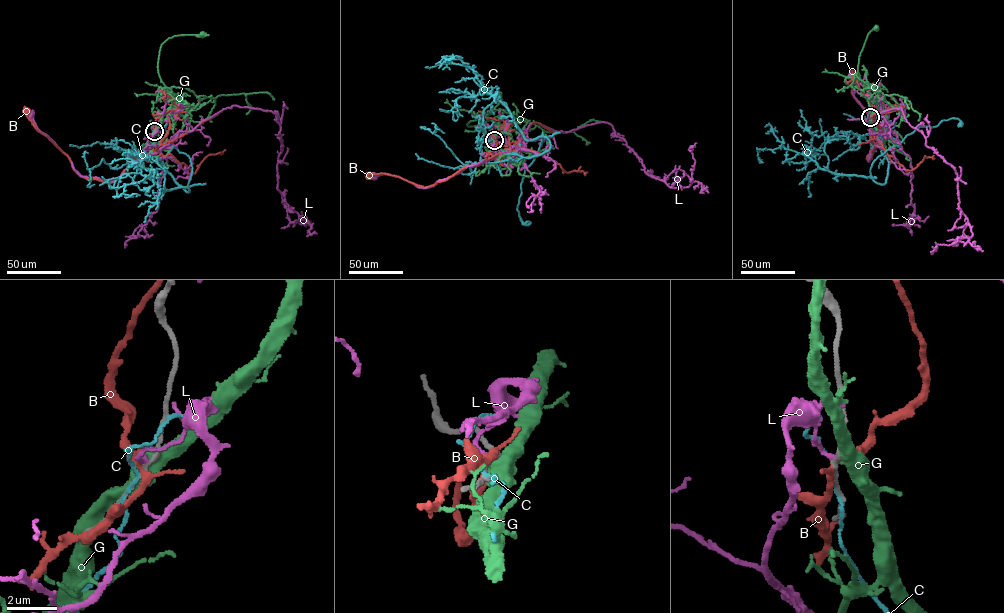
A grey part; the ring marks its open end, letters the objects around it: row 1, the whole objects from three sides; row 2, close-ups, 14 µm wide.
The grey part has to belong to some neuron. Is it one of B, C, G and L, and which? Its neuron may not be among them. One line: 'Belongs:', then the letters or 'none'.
Belongs: B

